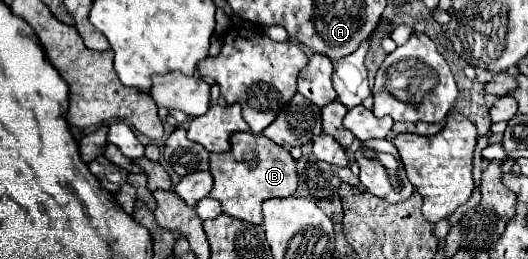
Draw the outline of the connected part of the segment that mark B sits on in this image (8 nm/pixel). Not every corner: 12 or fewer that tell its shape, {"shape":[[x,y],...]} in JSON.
{"shape":[[235,133],[211,155],[223,213],[259,225],[291,197],[295,159],[265,135]]}

